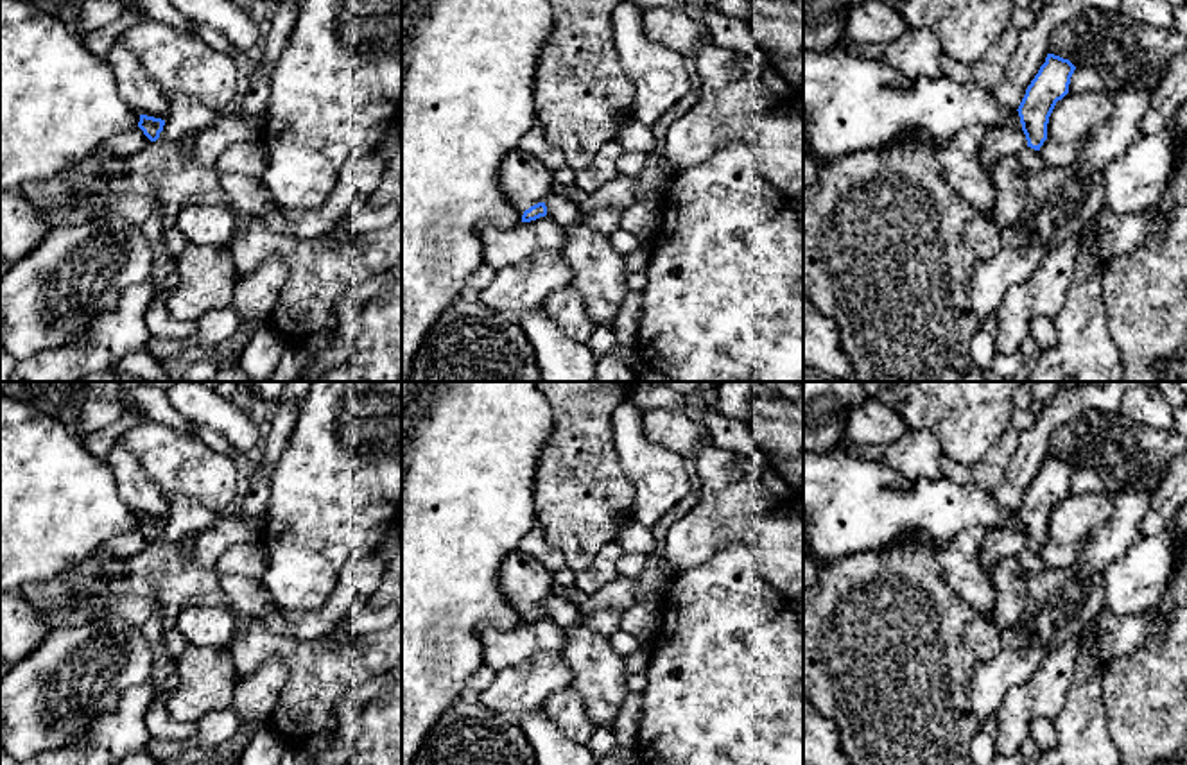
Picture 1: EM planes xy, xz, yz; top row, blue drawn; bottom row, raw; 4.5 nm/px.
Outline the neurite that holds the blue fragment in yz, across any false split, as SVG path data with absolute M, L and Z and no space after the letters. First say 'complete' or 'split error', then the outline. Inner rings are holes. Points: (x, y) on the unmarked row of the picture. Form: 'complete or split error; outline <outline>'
split error; outline M1047 455L1017 511L1022 529L986 529L981 541L981 561L986 570L993 570L1004 557L1018 555L1024 548L1040 552L1047 541L1049 518L1056 503L1069 494L1074 471L1069 460Z

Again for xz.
split error; outline M518 550L506 557L498 570L502 593L524 613L522 623L531 623L547 616L543 600L550 597L554 573L533 555Z

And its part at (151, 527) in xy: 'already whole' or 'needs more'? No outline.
needs more

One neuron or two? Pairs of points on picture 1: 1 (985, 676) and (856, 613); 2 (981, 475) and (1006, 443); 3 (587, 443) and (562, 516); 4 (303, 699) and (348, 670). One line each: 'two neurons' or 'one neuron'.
1: two neurons
2: one neuron
3: one neuron
4: one neuron

